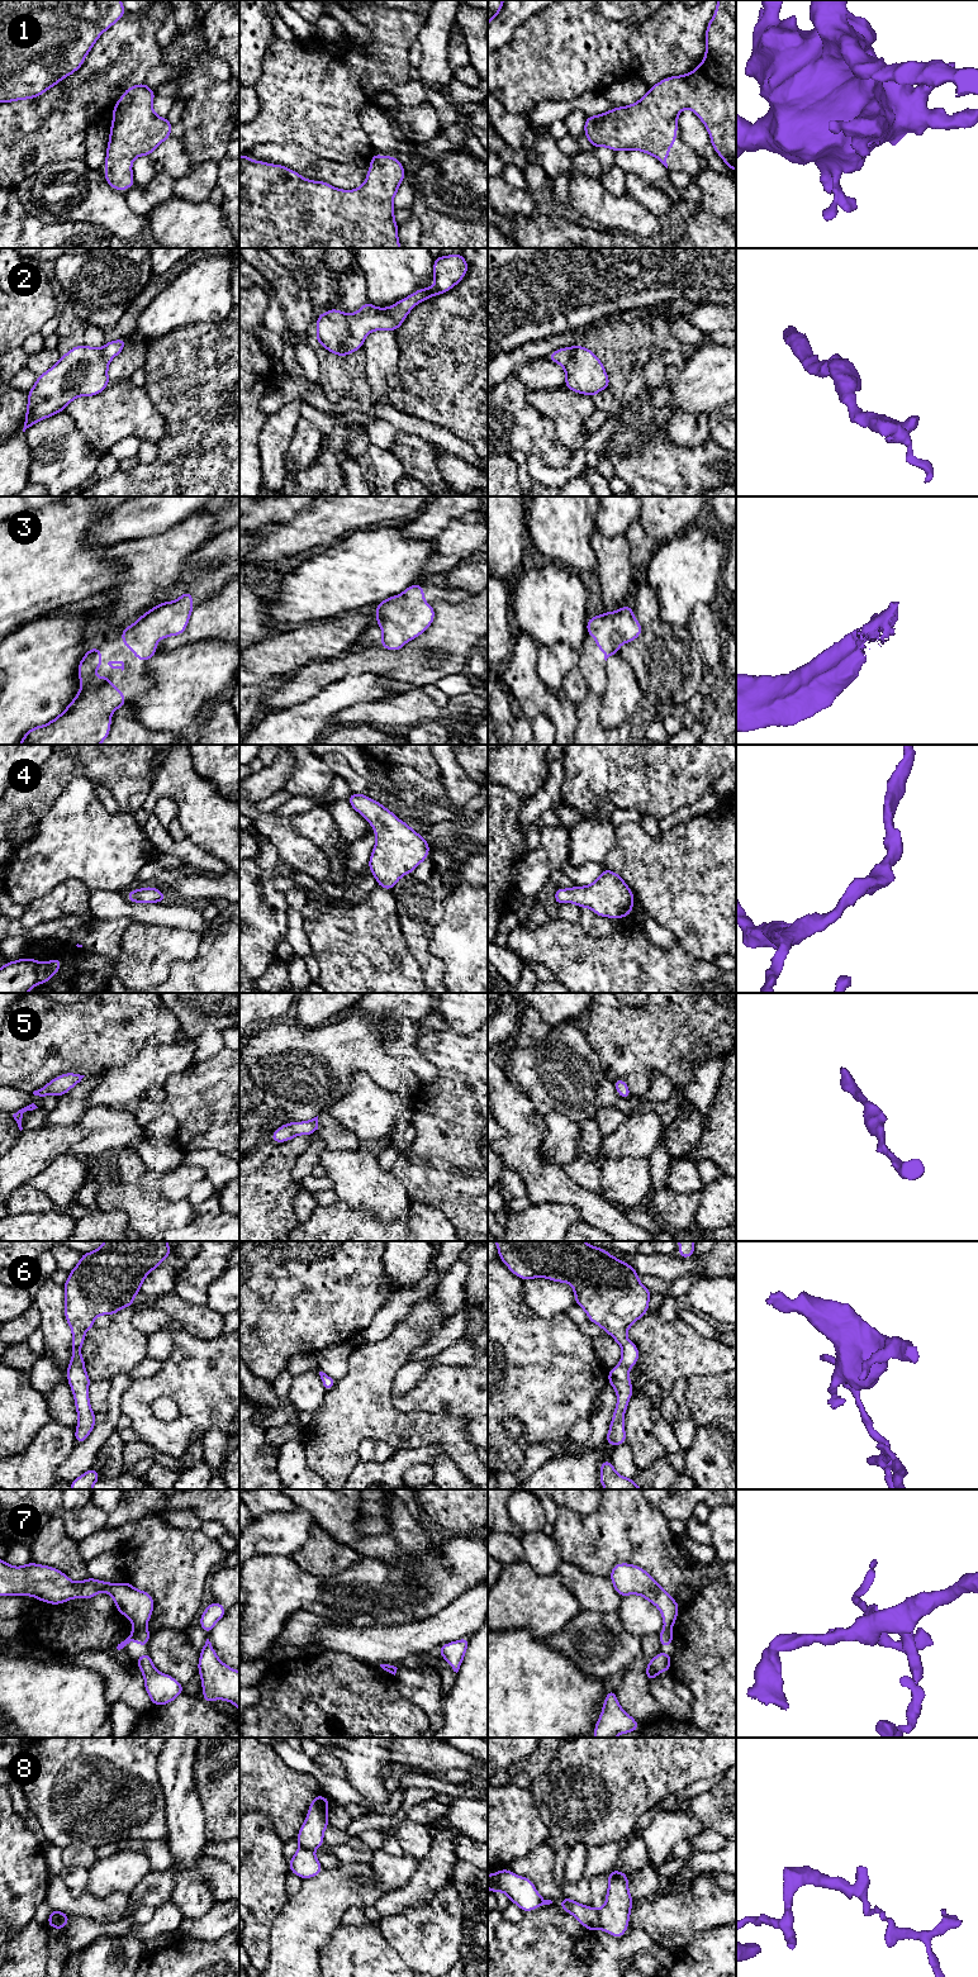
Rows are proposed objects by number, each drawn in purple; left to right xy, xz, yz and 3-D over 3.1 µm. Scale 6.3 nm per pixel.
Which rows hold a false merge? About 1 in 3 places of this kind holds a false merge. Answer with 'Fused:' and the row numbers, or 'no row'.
Fused: 7, 8

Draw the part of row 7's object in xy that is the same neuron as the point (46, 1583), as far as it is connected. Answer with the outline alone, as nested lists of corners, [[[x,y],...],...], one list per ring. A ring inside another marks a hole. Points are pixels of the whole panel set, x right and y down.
[[[0,1559],[0,1596],[33,1596],[46,1603],[61,1605],[71,1598],[92,1598],[101,1591],[113,1597],[117,1610],[132,1621],[134,1629],[147,1626],[155,1606],[153,1597],[129,1582],[109,1583],[87,1577],[76,1583],[53,1567],[33,1562],[11,1567]]]

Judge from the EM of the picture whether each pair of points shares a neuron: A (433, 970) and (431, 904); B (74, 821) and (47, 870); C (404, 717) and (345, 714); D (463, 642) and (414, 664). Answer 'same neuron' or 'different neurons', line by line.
A: same neuron
B: same neuron
C: same neuron
D: same neuron

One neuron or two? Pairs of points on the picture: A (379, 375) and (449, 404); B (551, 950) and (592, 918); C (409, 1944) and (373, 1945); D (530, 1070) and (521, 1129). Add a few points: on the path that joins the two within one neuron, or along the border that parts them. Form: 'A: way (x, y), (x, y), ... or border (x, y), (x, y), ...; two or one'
A: border (399, 351), (398, 370), (388, 380), (389, 402); two
B: border (577, 922), (593, 936), (606, 937), (611, 934); two
C: border (376, 1923), (384, 1938), (406, 1963); two
D: border (508, 1070), (535, 1112), (542, 1117); two

